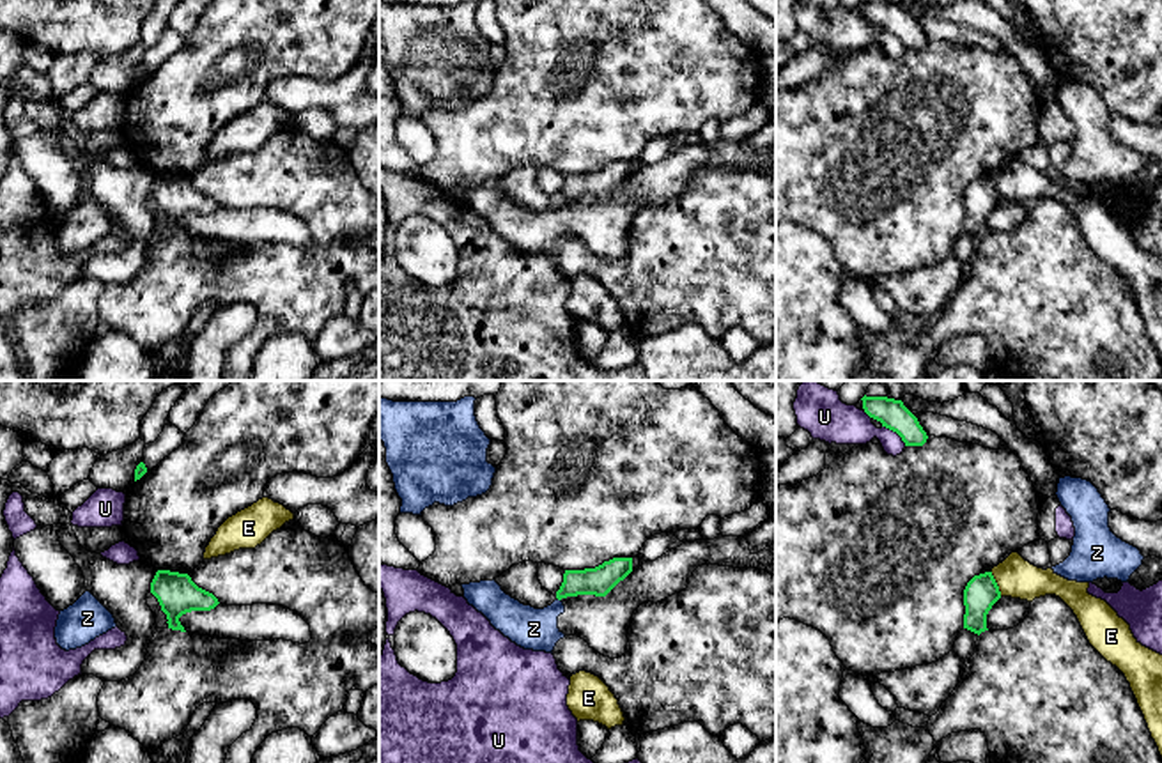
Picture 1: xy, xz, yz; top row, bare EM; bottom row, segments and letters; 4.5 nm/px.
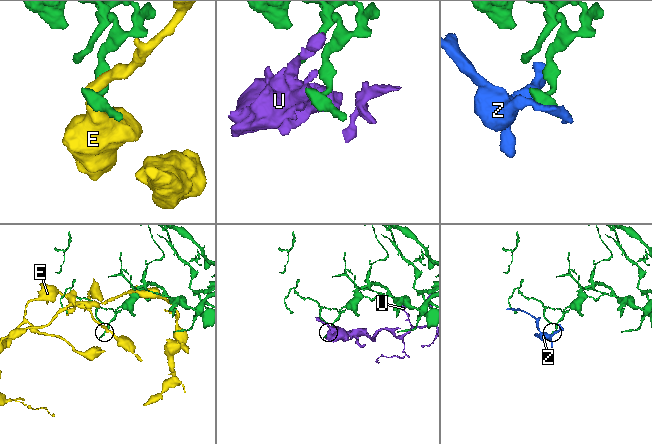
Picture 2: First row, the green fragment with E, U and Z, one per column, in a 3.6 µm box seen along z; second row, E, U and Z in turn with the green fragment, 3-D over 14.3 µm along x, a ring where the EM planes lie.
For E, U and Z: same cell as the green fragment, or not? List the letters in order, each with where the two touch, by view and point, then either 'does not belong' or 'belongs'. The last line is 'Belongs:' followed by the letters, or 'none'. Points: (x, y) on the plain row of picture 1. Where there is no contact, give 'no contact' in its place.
E: yz (996, 188) | does not belong
U: yz (895, 34) | does not belong
Z: xz (558, 202) | does not belong
Belongs: none

